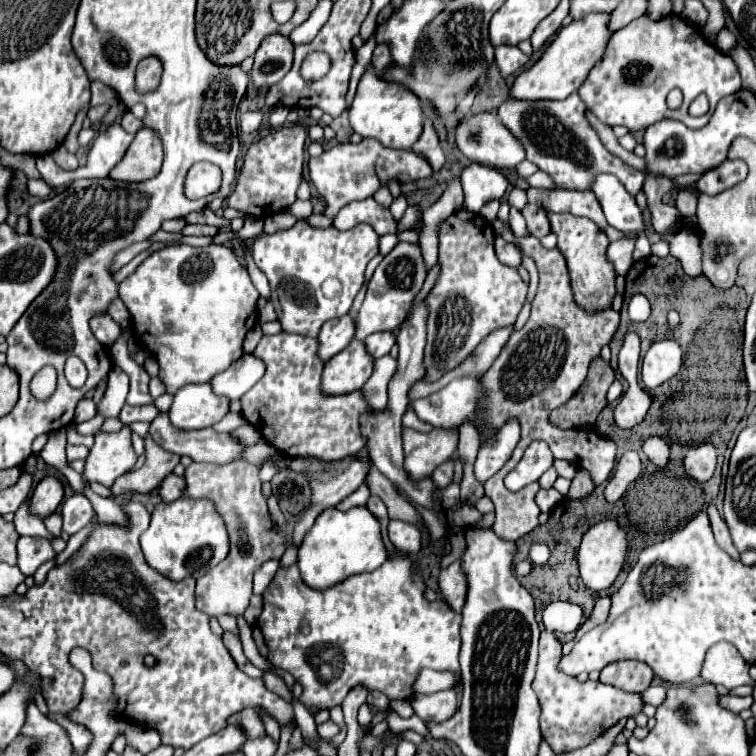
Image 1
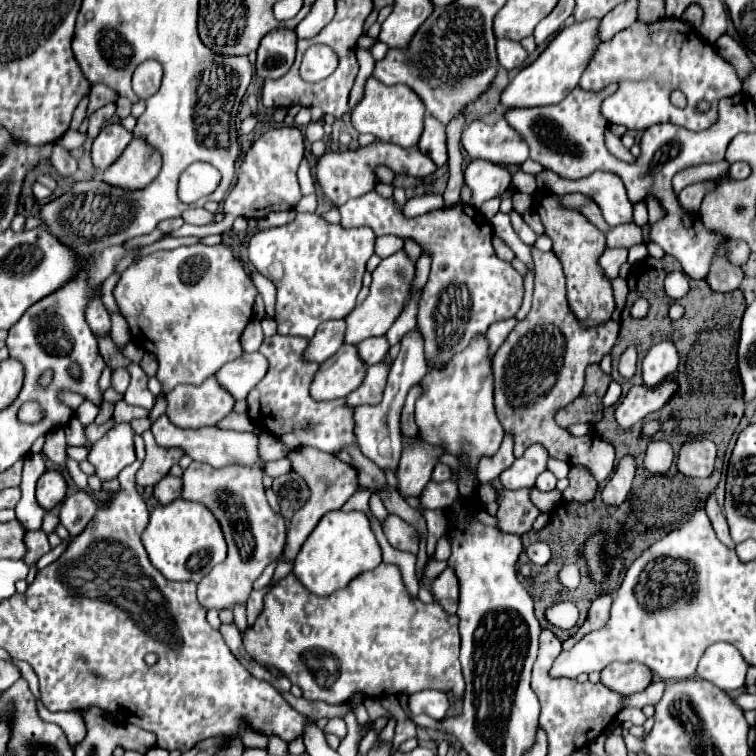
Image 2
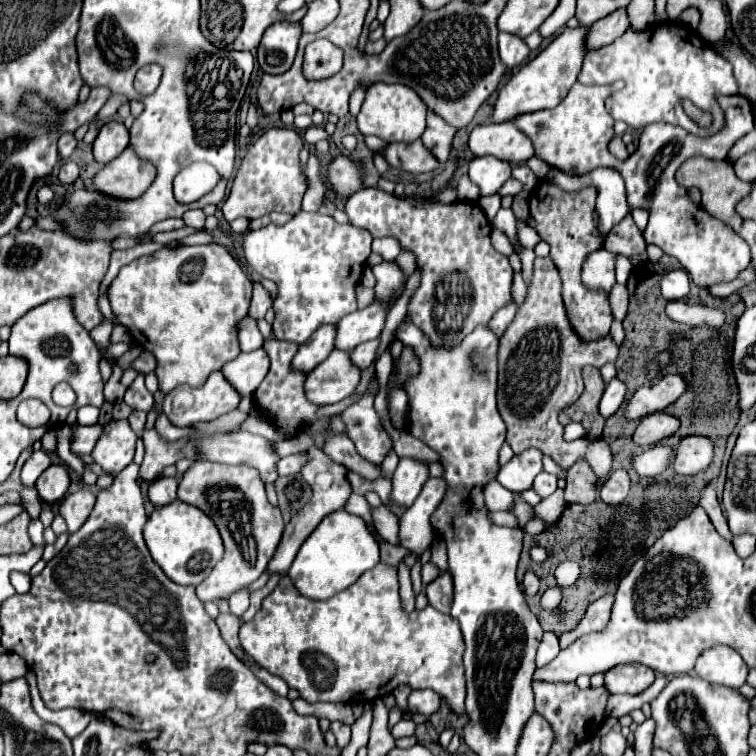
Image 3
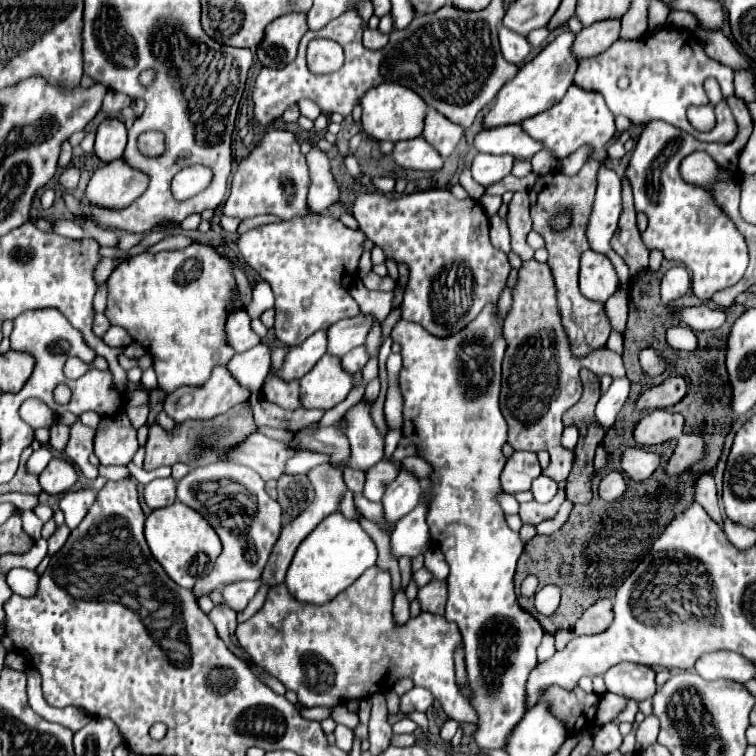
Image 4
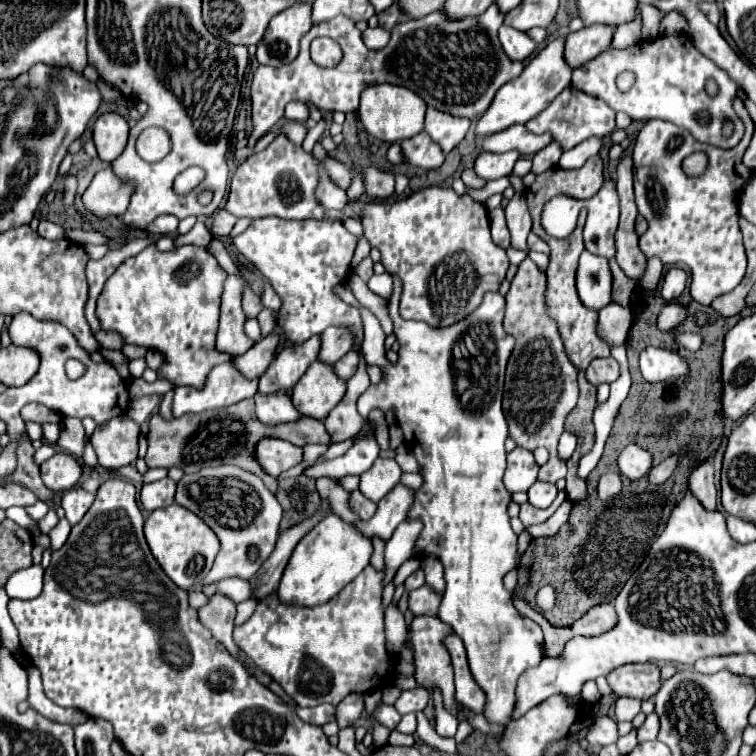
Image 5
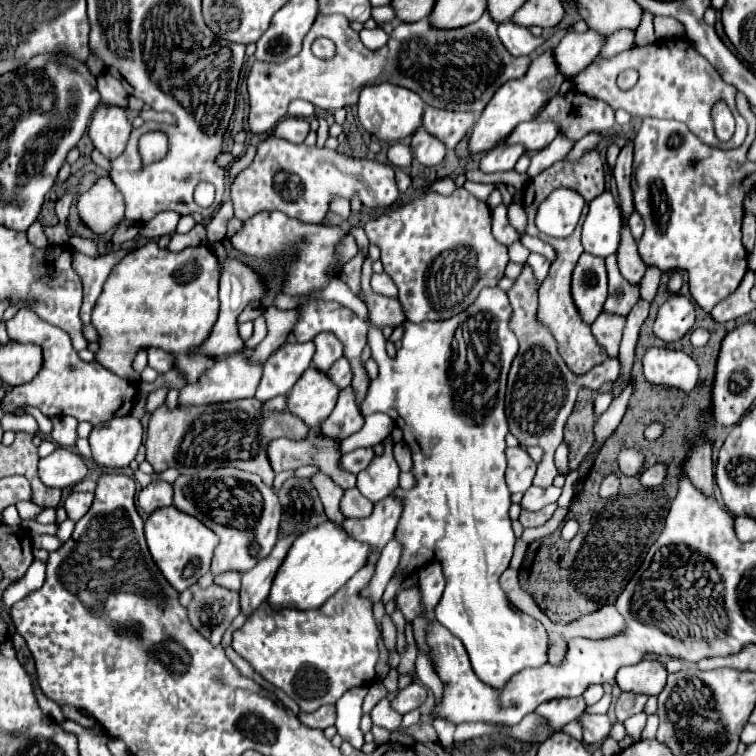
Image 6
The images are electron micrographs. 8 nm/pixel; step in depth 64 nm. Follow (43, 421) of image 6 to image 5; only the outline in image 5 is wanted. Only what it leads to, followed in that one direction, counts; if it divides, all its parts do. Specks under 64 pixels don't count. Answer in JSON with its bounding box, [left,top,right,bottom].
[43,424,60,445]

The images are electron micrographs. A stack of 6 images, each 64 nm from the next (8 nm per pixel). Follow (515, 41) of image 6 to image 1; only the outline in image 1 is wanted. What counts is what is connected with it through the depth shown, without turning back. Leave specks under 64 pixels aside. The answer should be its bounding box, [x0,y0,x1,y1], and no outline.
[496,46,528,78]

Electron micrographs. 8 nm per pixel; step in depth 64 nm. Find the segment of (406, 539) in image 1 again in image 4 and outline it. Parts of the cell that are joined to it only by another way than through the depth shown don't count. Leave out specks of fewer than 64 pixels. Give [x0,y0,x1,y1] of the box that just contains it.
[354,494,384,524]

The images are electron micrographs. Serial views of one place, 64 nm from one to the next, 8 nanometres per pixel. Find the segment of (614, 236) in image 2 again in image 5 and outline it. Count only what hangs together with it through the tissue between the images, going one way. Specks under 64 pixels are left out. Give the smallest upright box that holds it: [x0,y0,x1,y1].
[616,156,648,280]

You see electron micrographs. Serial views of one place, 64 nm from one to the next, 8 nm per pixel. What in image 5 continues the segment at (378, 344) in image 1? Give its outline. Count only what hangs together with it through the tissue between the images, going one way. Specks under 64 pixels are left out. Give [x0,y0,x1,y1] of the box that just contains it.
[334,350,360,380]

